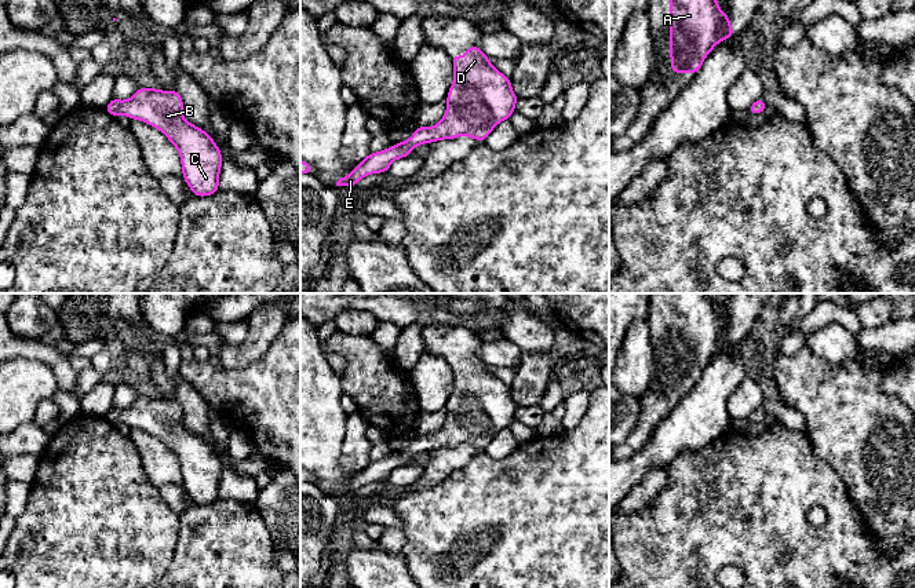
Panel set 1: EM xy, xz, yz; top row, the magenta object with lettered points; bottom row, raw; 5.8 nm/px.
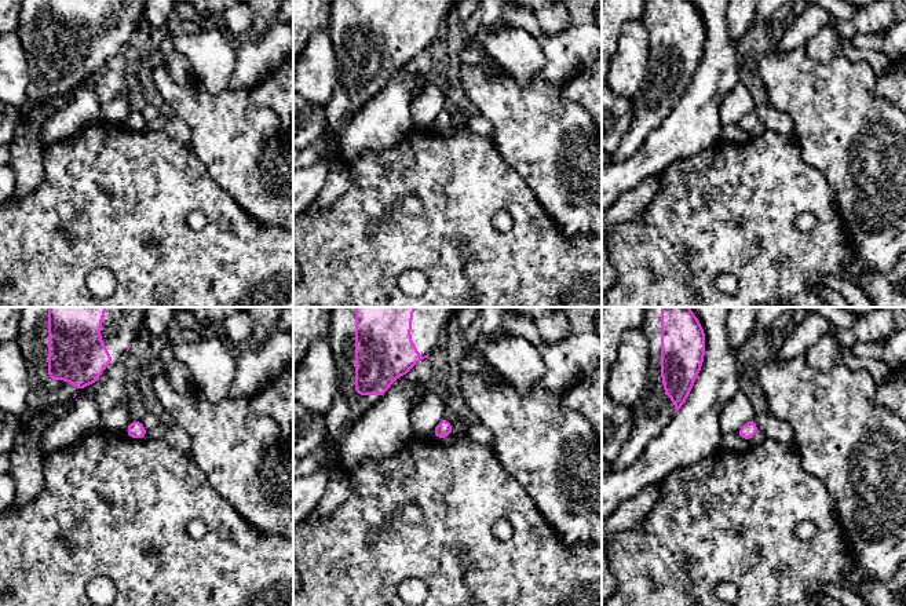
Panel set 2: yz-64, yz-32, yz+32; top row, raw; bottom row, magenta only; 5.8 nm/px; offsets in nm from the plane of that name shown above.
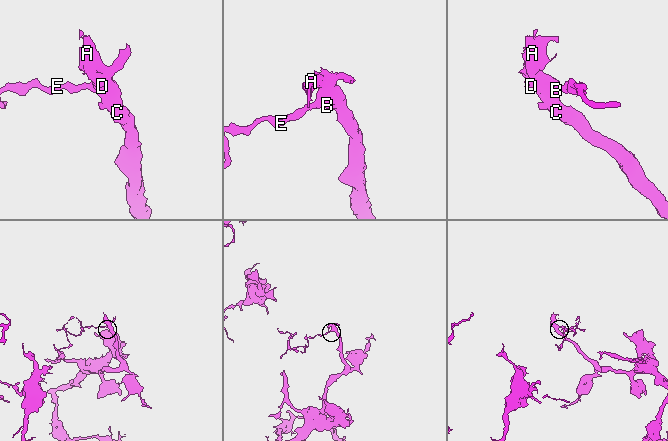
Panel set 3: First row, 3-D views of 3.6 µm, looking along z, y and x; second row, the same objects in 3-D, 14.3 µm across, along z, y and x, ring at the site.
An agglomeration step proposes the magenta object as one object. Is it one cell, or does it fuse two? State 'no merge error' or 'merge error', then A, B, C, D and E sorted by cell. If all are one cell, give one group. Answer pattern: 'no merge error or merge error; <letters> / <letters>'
no merge error; A B C D E

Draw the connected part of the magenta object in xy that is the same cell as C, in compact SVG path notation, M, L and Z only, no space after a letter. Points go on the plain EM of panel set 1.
M138 397L130 408L113 406L103 417L116 427L124 423L161 439L179 461L182 485L193 504L219 498L220 457L204 438L183 427L183 408L176 398Z

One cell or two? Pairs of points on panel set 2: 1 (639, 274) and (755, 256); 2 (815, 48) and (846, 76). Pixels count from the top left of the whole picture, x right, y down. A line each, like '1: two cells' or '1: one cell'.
1: one cell
2: two cells

